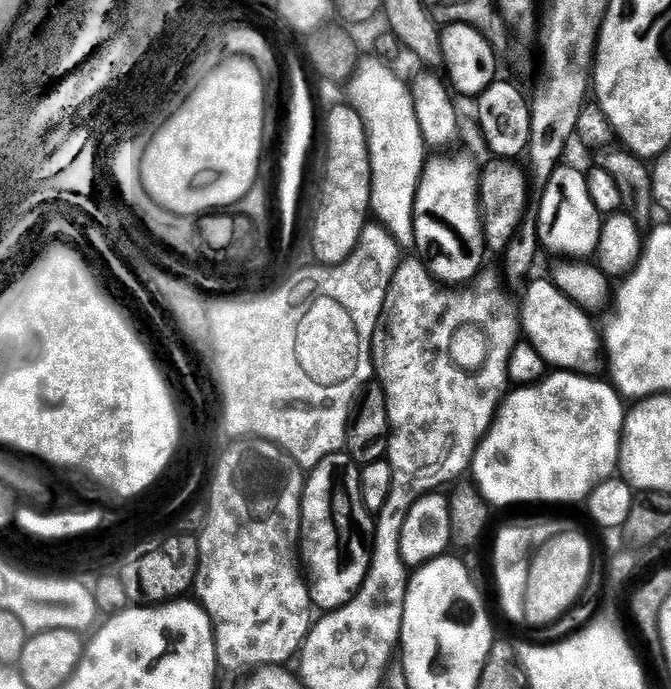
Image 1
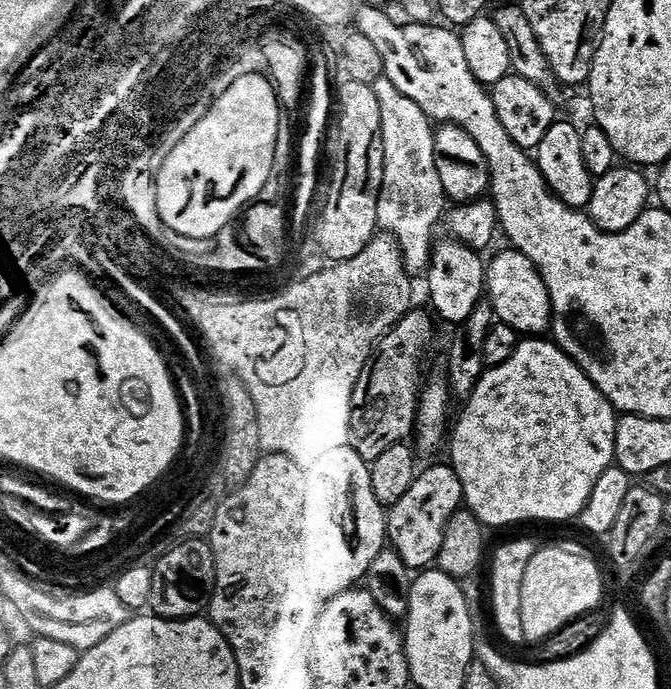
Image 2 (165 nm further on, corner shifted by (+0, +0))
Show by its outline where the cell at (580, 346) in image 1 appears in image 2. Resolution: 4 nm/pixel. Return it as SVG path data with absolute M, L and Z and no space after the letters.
M515 250L507 251L498 253L493 258L492 264L490 260L486 268L486 288L490 293L490 300L492 296L491 307L495 315L516 332L532 338L539 337L552 324L552 316L554 317L552 296L539 270L530 262L530 258Z

